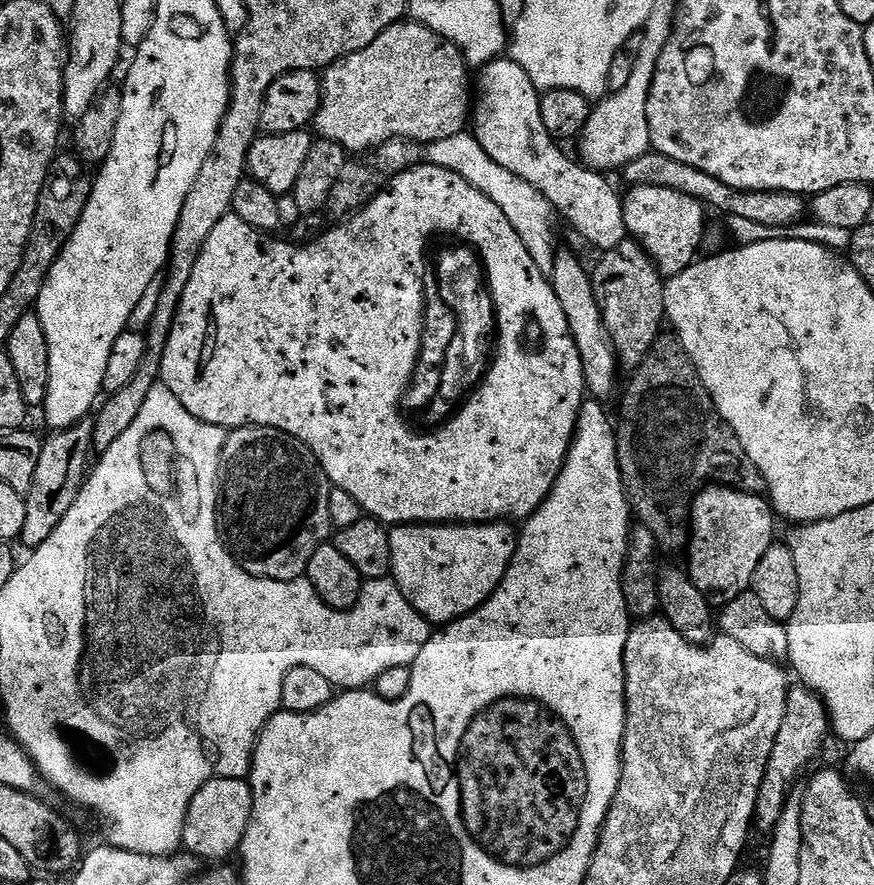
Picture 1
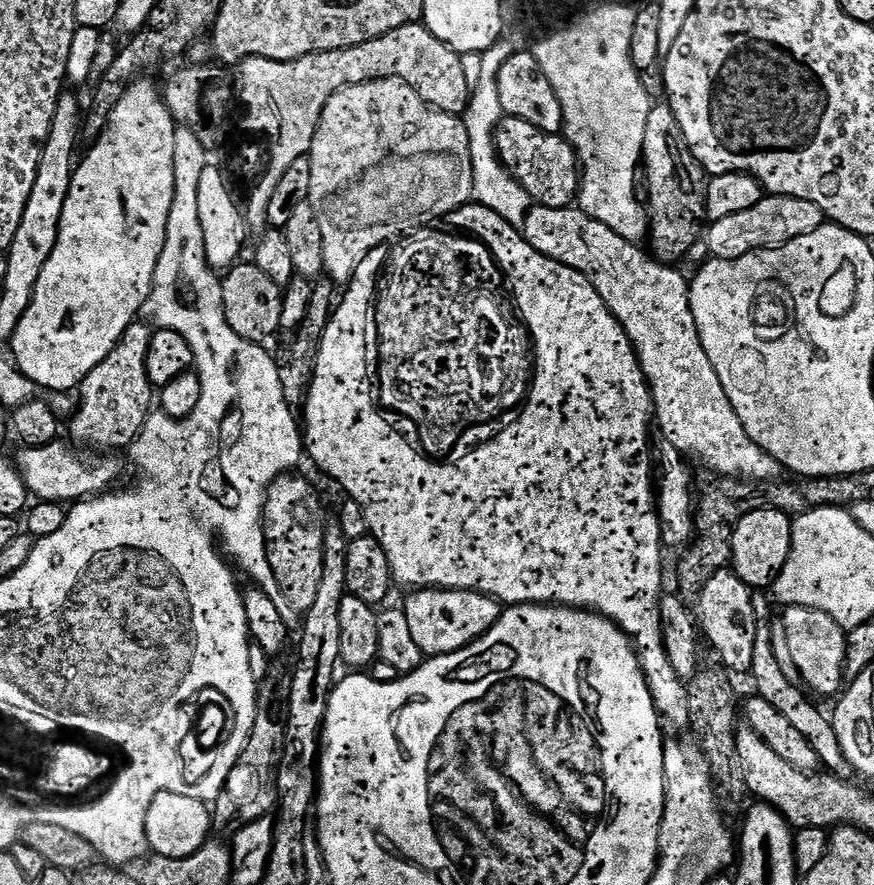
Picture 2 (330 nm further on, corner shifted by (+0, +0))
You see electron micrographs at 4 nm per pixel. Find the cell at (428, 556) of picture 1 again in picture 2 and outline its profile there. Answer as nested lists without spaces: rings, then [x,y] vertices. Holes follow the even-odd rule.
[[[421,588],[409,596],[412,597],[402,604],[402,611],[406,614],[406,623],[410,626],[414,643],[428,658],[457,652],[467,644],[473,644],[499,622],[502,611],[500,601],[470,590]]]

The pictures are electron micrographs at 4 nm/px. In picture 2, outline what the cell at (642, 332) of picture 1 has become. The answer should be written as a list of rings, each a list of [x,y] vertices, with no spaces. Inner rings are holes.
[[[666,102],[653,103],[650,114],[646,118],[642,172],[643,175],[644,172],[648,175],[646,211],[648,213],[648,231],[653,248],[651,248],[651,251],[656,259],[661,262],[676,262],[672,260],[680,260],[683,256],[687,257],[701,239],[702,229],[706,224],[704,196],[708,192],[709,177],[706,175],[703,166],[694,158],[694,154],[682,134],[682,126],[678,126],[678,118],[674,118],[674,110]]]

